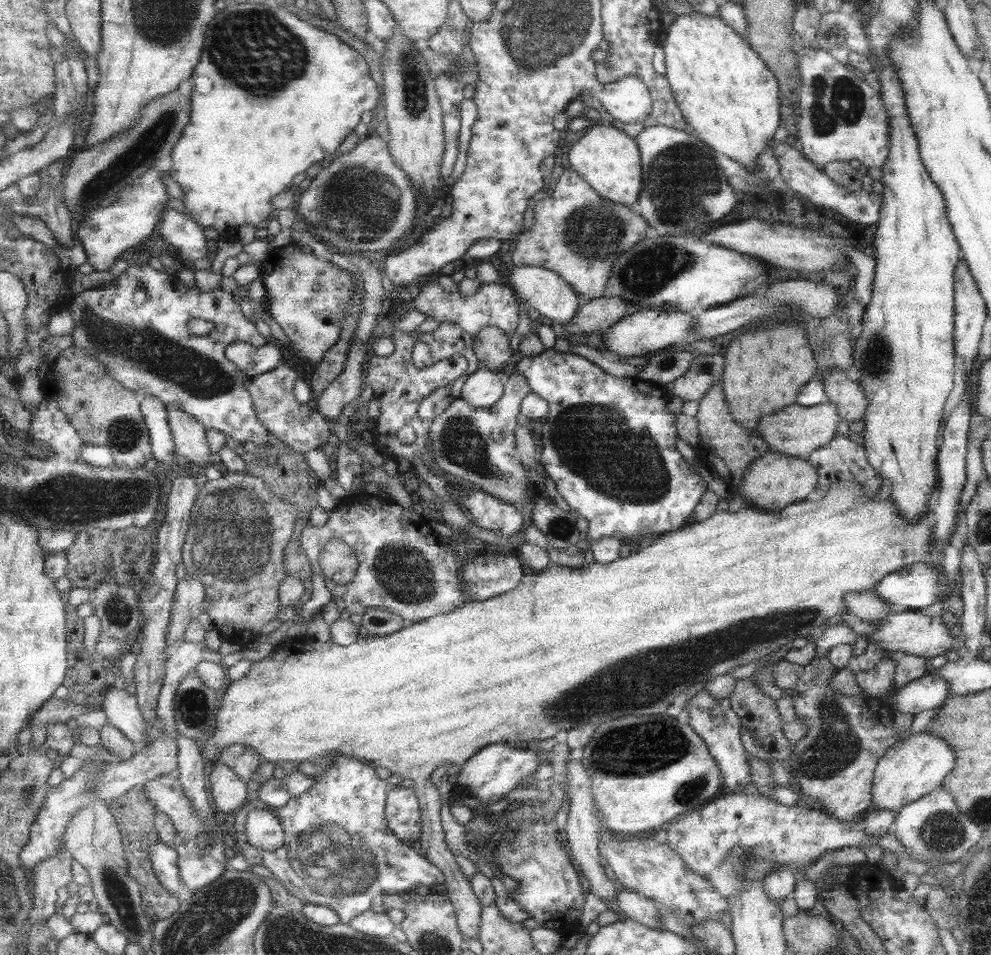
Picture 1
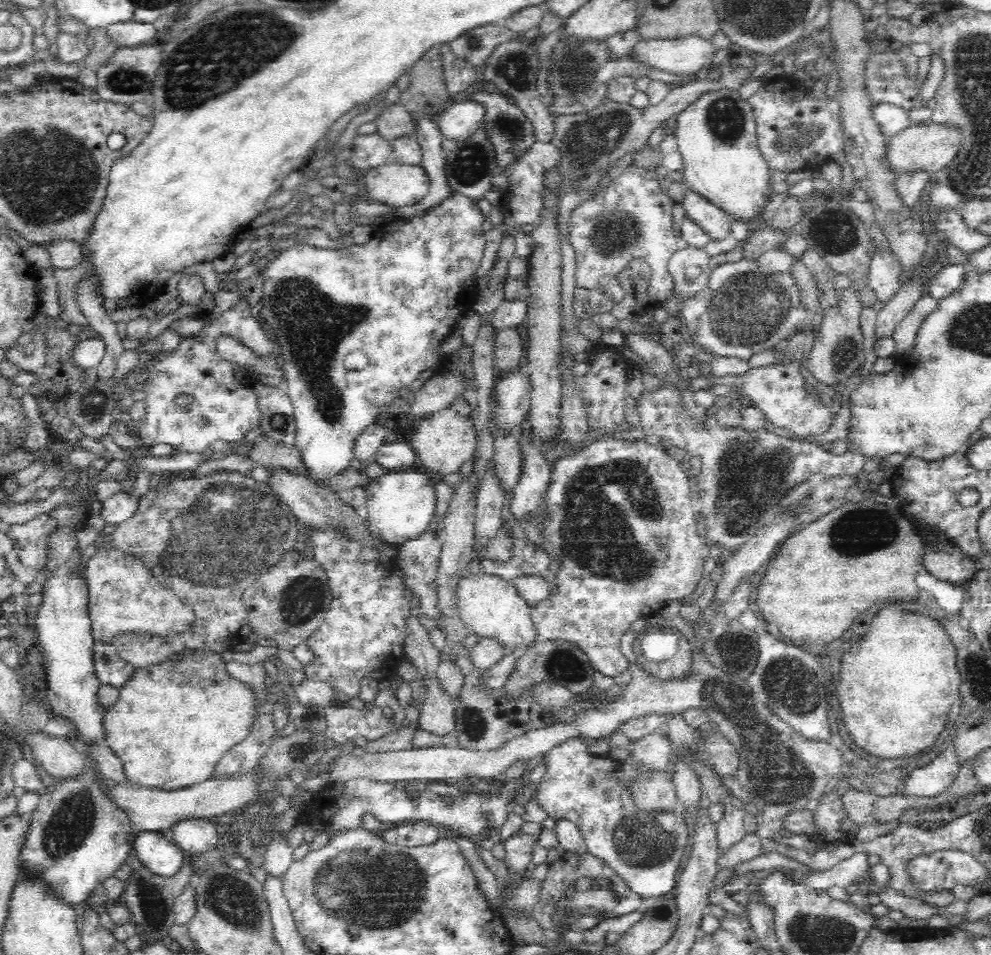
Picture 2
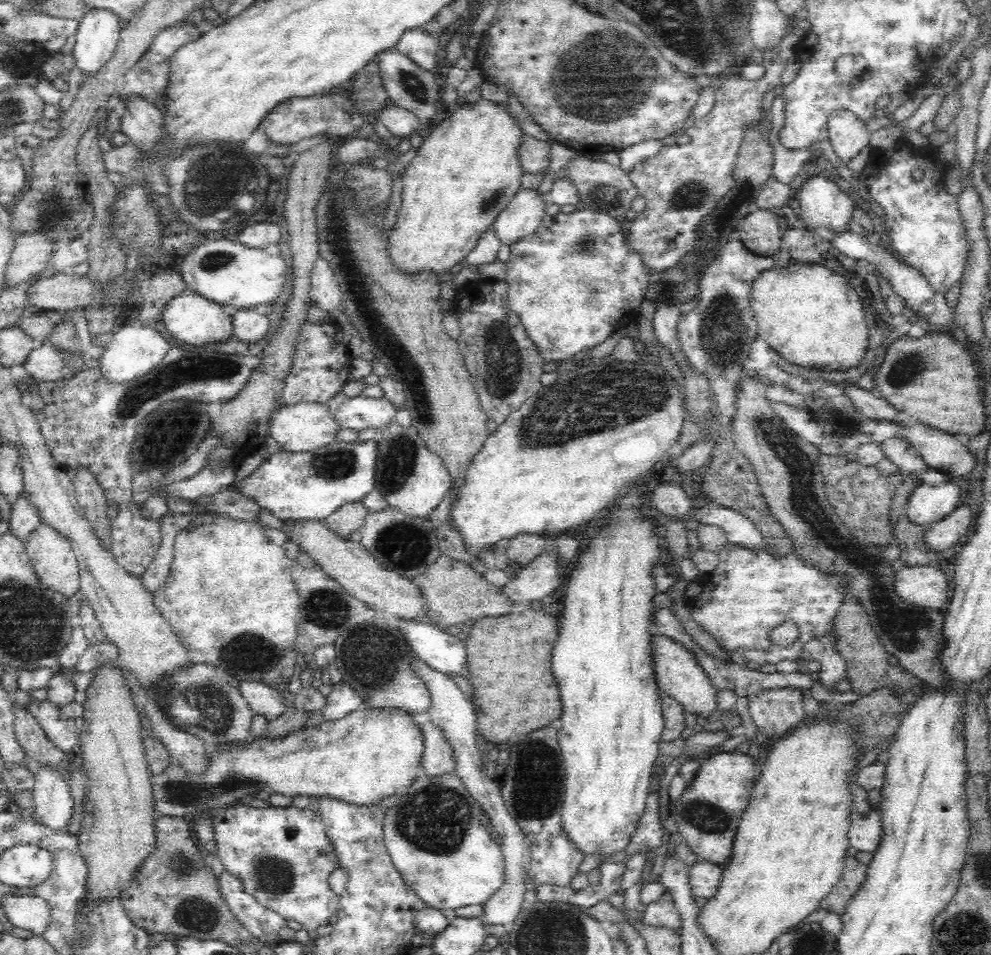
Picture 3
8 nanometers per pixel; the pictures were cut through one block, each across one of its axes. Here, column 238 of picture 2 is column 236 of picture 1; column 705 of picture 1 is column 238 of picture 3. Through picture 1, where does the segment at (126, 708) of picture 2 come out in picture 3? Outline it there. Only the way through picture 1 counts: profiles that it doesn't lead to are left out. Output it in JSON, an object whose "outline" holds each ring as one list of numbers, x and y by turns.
{"outline":[[196,512,186,527,177,530,171,567,165,583,153,594,153,603,194,662,215,666,238,681,258,681,284,653,296,649,301,600,292,576,293,566,286,550,269,540,256,520]]}

